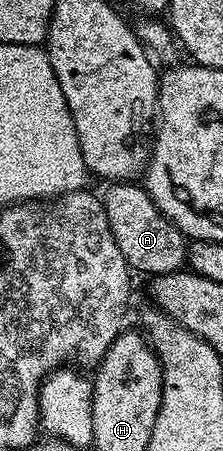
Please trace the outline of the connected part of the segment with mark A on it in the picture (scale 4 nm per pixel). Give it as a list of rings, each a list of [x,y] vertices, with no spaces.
[[[116,182],[108,193],[103,193],[106,218],[110,224],[110,234],[122,250],[129,269],[148,272],[149,277],[179,272],[185,267],[190,255],[190,244],[178,226],[171,224],[158,210],[150,194],[139,183]]]

